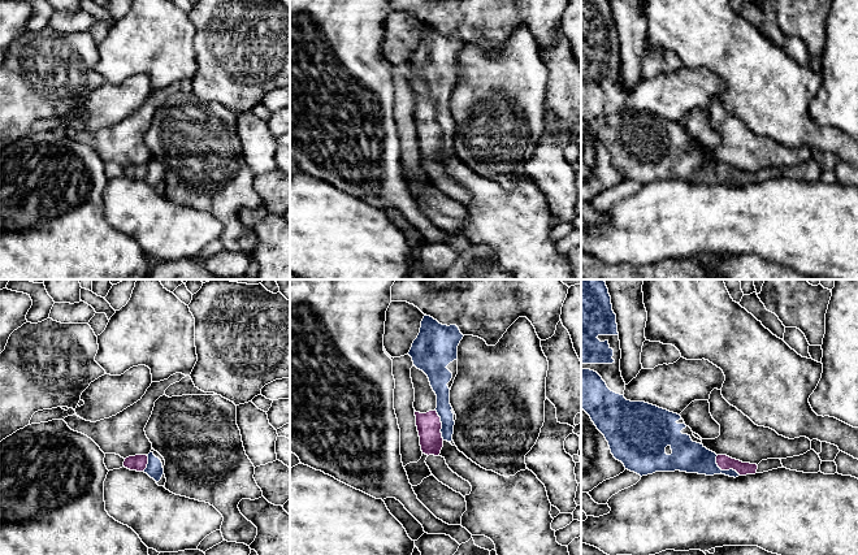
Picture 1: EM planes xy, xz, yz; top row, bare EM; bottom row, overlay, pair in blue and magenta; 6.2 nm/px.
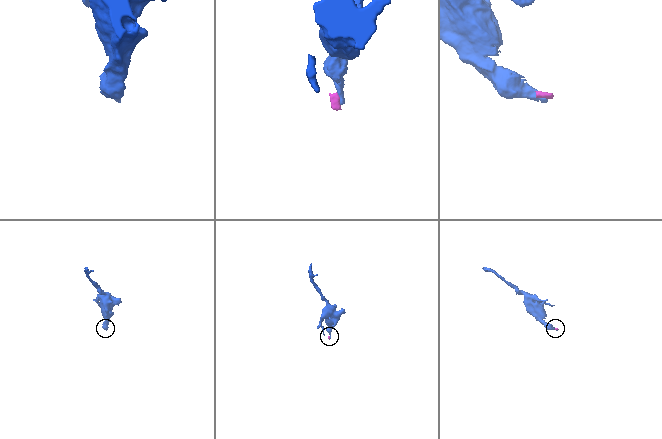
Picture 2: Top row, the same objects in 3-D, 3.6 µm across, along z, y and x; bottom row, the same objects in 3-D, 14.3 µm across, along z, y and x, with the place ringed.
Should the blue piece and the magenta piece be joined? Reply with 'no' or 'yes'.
yes

